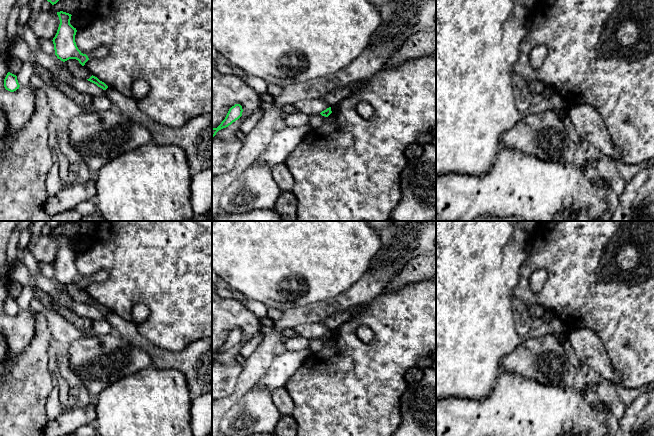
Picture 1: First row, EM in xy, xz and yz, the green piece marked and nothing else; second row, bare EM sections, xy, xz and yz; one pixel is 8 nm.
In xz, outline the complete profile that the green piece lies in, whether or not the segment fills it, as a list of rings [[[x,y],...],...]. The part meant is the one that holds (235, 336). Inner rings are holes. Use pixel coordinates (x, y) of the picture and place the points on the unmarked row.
[[[235,328],[232,330],[221,348],[217,352],[212,352],[212,361],[214,361],[219,354],[228,351],[233,346],[238,344],[242,340],[242,336],[243,333],[240,328]]]

